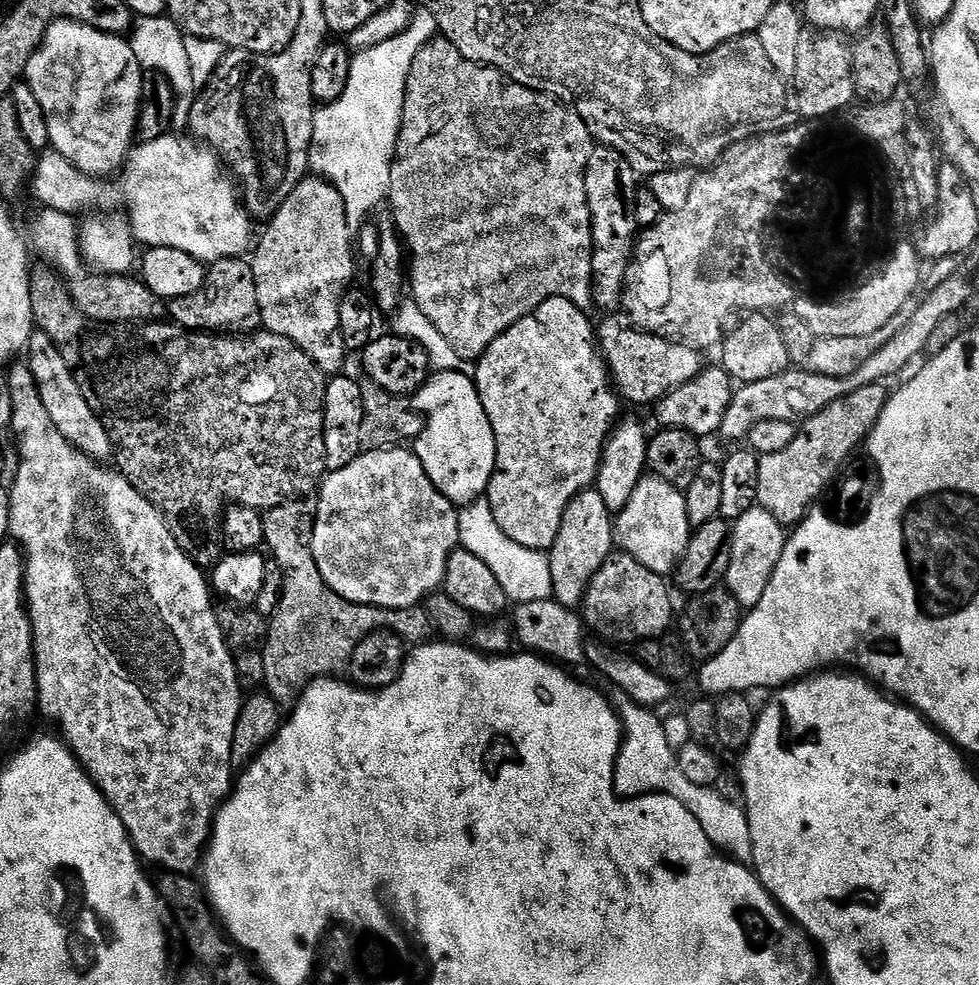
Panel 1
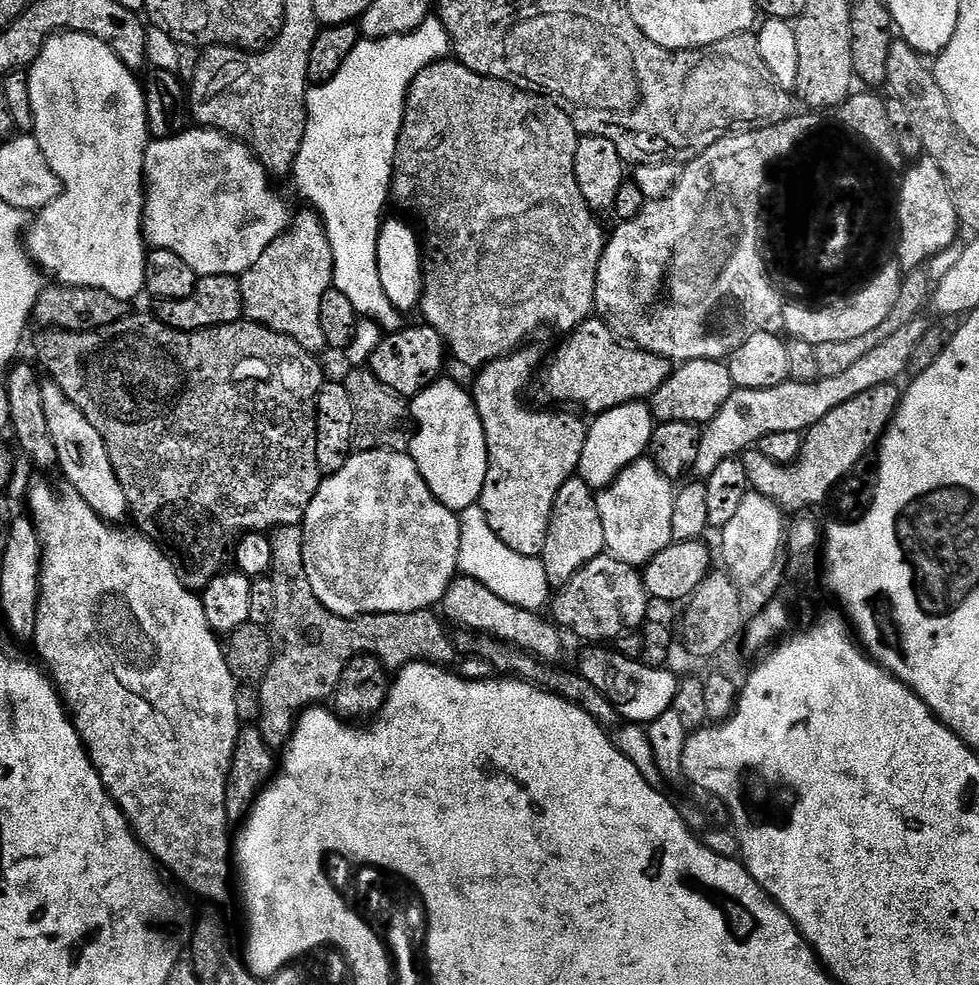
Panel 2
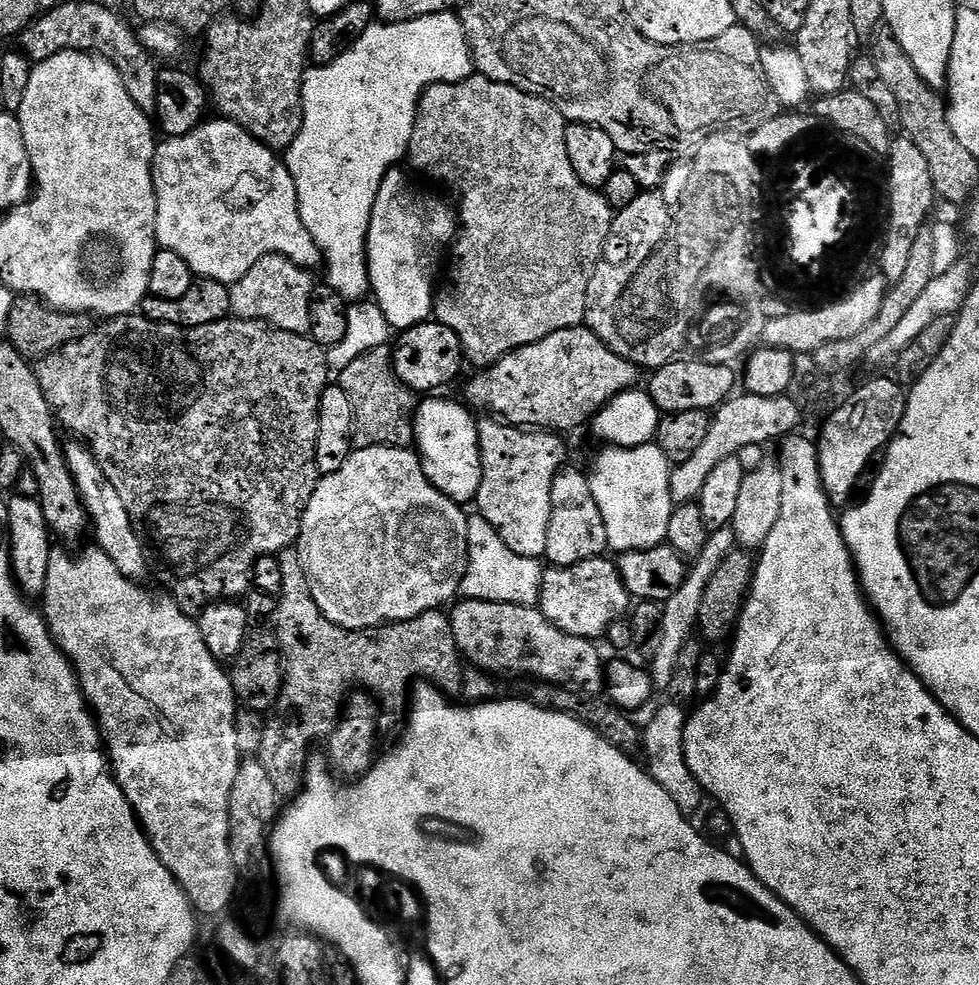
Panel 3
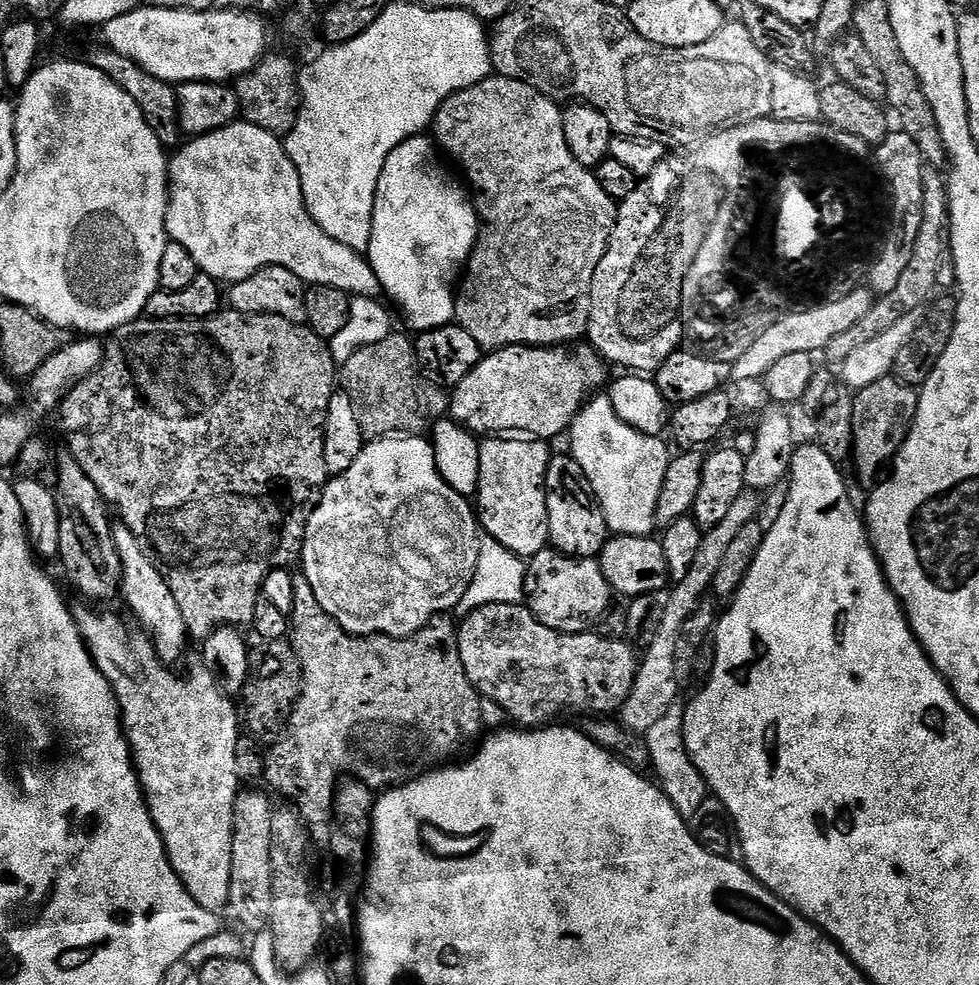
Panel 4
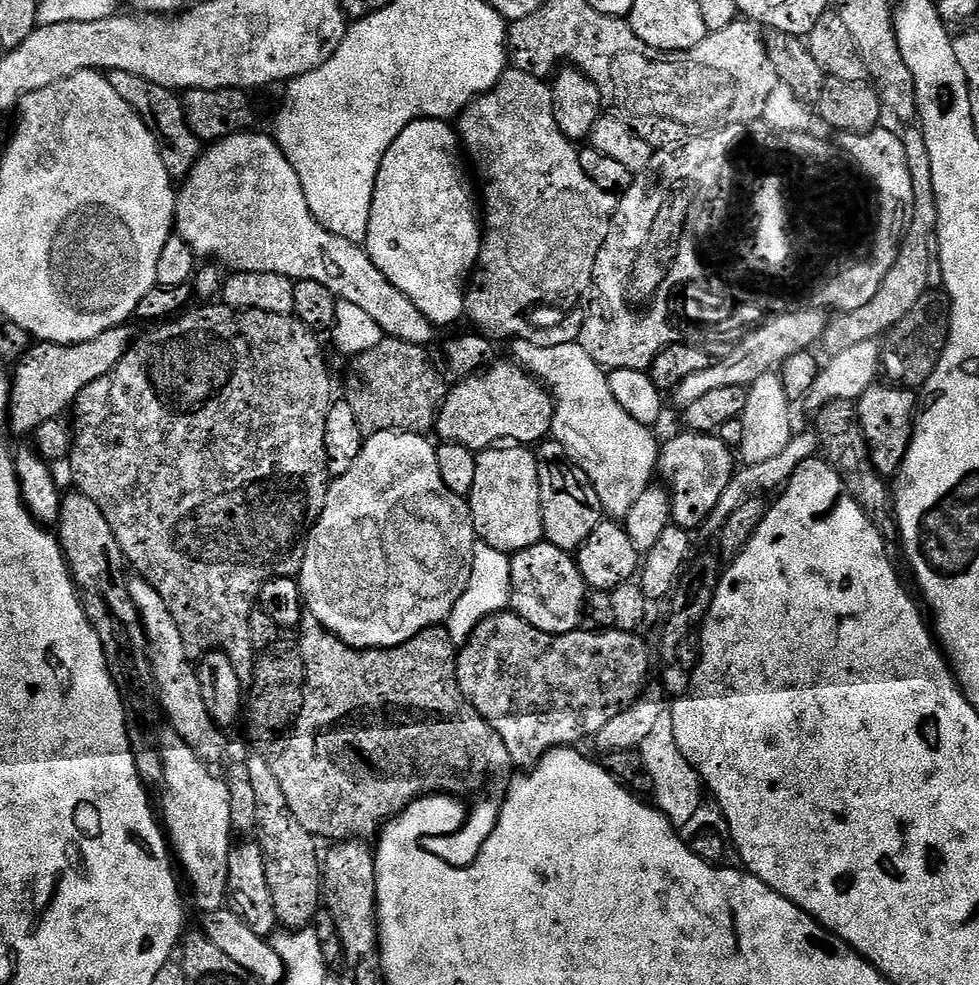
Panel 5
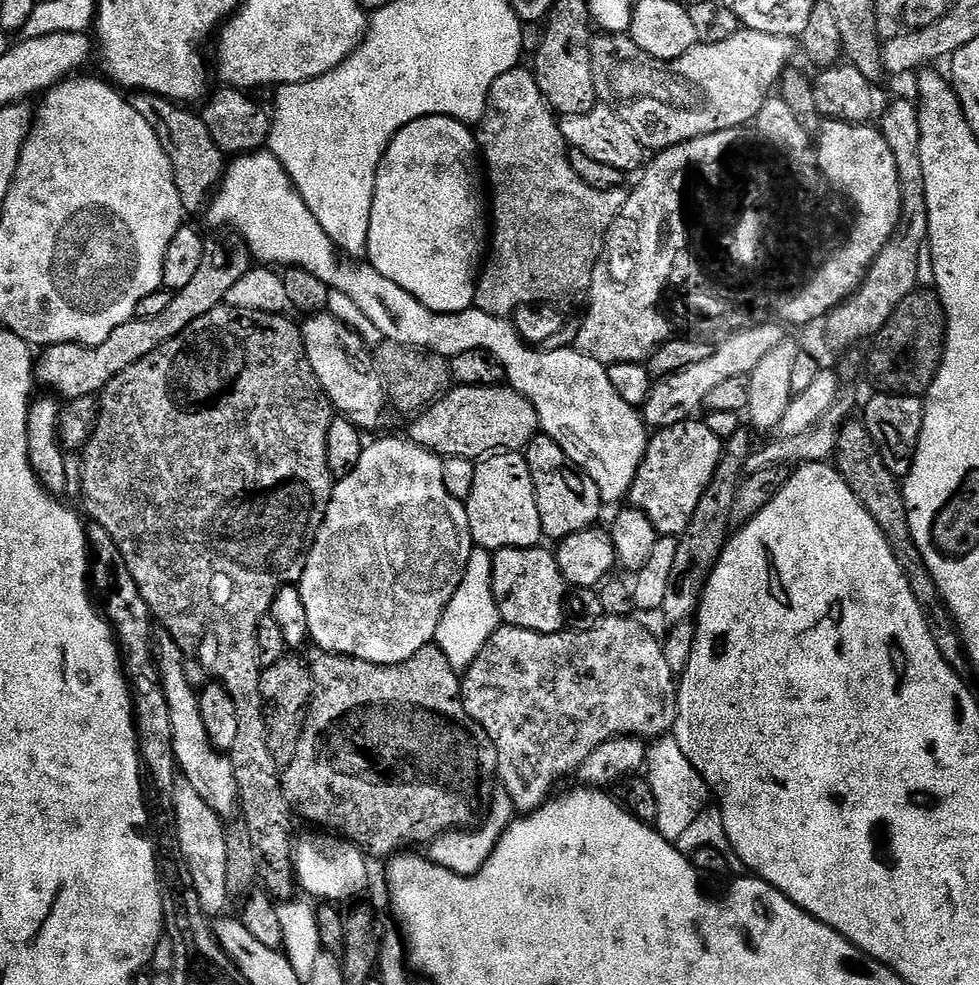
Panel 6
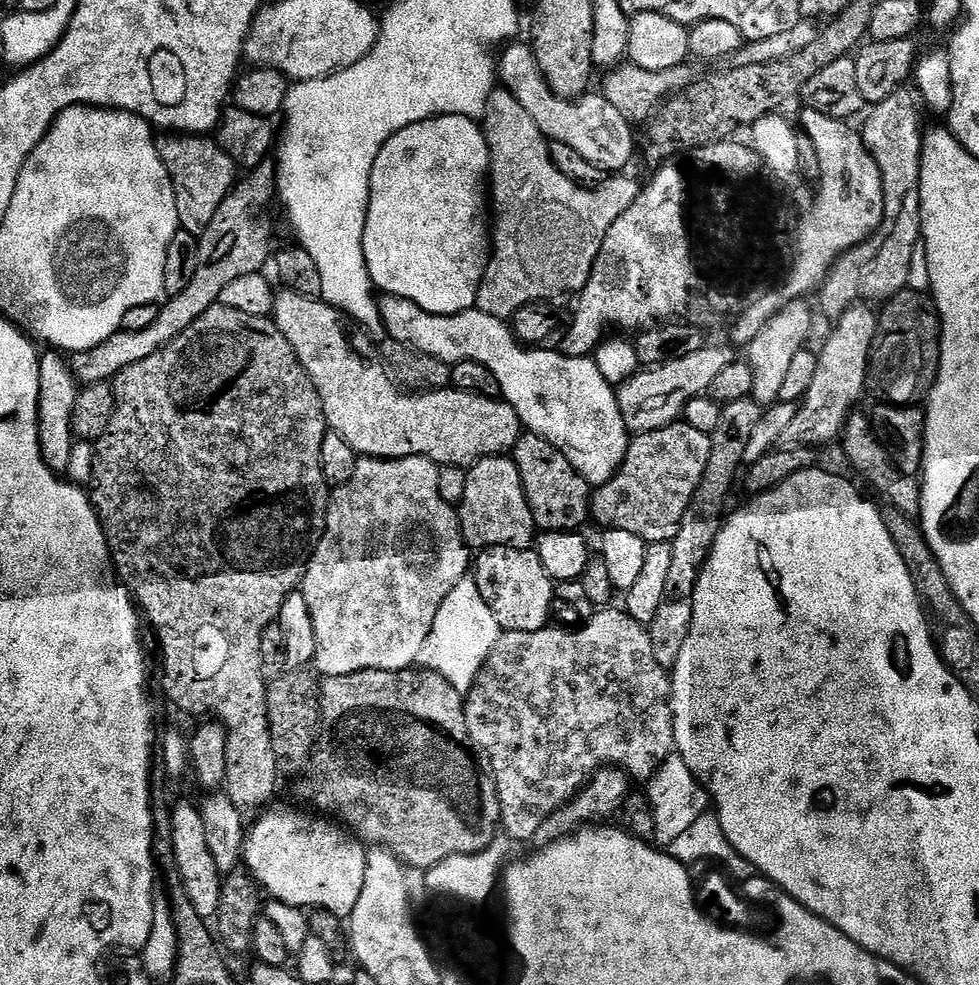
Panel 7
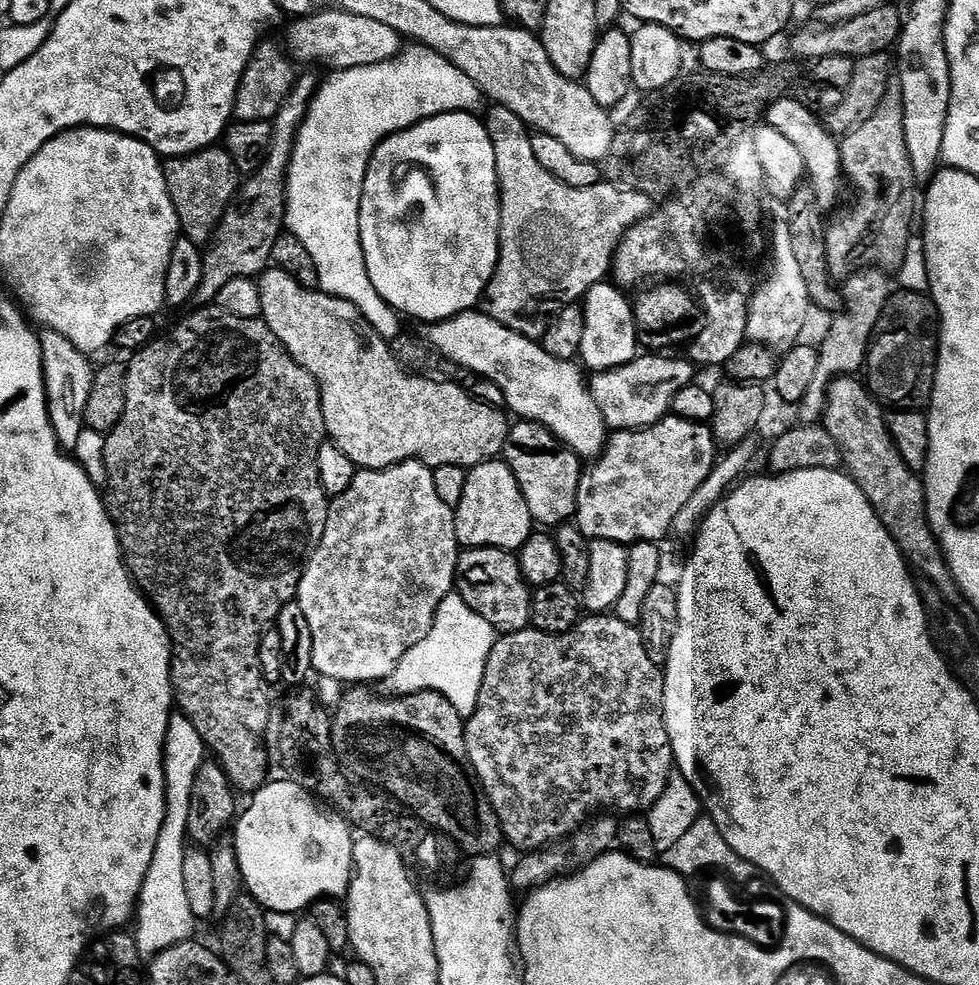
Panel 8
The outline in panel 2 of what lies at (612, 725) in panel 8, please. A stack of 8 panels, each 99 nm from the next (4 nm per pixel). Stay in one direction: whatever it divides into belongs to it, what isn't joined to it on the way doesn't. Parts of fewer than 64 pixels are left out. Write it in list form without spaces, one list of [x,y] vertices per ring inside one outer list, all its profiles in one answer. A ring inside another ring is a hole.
[[[460,574],[450,582],[442,601],[443,608],[445,612],[443,615],[449,621],[452,619],[454,623],[460,624],[456,626],[461,629],[470,632],[485,632],[502,642],[516,644],[522,650],[539,656],[541,660],[556,662],[556,659],[564,652],[563,638],[565,639],[565,637],[551,619],[543,620],[540,612],[531,612],[498,598],[498,594],[494,594],[494,590],[486,590],[486,586],[482,586],[482,582],[469,576]]]

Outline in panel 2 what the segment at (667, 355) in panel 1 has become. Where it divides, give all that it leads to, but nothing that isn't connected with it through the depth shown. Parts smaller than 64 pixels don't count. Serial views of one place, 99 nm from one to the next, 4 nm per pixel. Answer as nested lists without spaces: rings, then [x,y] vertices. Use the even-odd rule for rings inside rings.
[[[599,318],[584,320],[563,339],[556,353],[549,360],[547,357],[538,372],[541,394],[556,406],[575,406],[599,414],[618,406],[644,402],[666,382],[674,367],[673,361],[625,344]]]

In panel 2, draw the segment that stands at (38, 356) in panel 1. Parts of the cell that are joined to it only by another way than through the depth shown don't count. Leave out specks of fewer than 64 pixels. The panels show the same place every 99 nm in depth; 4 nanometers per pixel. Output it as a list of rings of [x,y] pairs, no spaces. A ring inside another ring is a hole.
[[[42,383],[42,410],[46,414],[46,427],[50,429],[50,438],[54,438],[54,450],[59,471],[64,471],[64,476],[69,487],[72,487],[84,499],[86,506],[94,510],[103,520],[120,522],[123,516],[129,515],[126,502],[126,490],[122,490],[122,482],[118,482],[118,474],[114,474],[114,466],[110,462],[110,454],[106,450],[106,442],[102,442],[102,434],[90,426],[90,418],[82,414],[57,384]]]

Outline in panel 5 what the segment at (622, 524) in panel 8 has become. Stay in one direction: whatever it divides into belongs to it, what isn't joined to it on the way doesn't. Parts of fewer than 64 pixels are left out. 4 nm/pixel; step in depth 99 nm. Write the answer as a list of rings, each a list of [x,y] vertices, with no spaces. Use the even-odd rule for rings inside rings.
[[[687,430],[681,433],[681,436],[672,436],[668,441],[663,441],[658,476],[665,480],[666,491],[672,497],[671,523],[678,528],[700,530],[706,518],[710,518],[714,506],[718,506],[718,498],[722,498],[726,486],[730,486],[738,460],[733,449],[720,441],[719,435]]]

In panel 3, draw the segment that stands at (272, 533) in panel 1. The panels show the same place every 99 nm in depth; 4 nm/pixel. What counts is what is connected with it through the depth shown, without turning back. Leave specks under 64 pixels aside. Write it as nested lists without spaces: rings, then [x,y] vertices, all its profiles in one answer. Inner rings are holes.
[[[295,547],[285,548],[279,553],[278,559],[282,566],[282,586],[276,601],[274,635],[284,658],[284,686],[278,705],[280,717],[274,722],[266,723],[258,759],[262,766],[266,766],[266,774],[269,775],[270,782],[274,782],[274,790],[278,795],[281,798],[295,798],[300,795],[305,769],[314,752],[312,747],[320,739],[321,743],[331,736],[341,719],[345,699],[353,689],[372,693],[378,698],[385,713],[400,712],[403,708],[405,711],[410,700],[410,689],[417,682],[434,684],[445,694],[458,691],[464,684],[465,665],[454,642],[451,619],[443,611],[418,614],[418,618],[397,620],[395,624],[382,624],[379,628],[343,628],[330,622],[330,618],[322,614],[318,602],[314,602],[306,570],[302,570],[300,555],[296,553]]]

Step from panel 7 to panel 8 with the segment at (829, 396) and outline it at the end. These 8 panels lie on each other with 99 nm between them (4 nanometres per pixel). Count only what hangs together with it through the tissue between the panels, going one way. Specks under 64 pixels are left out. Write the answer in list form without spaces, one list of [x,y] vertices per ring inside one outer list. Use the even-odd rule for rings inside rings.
[[[865,270],[856,273],[850,279],[843,281],[843,311],[835,317],[836,320],[828,328],[824,341],[819,341],[820,357],[818,358],[818,370],[814,374],[814,382],[810,390],[806,390],[806,398],[802,398],[798,405],[801,424],[817,423],[824,415],[828,388],[832,381],[840,376],[851,376],[859,373],[865,367],[868,358],[868,346],[872,343],[880,315],[888,305],[889,298],[894,295],[894,284],[887,280],[885,273],[880,270]]]

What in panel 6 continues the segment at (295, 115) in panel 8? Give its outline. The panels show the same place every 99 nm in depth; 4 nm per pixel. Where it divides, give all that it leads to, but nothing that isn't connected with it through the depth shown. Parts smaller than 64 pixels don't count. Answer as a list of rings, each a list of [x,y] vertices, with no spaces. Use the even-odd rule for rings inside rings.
[[[235,234],[225,236],[228,236],[225,240],[205,239],[198,274],[194,274],[194,279],[173,295],[170,306],[166,306],[166,310],[162,310],[158,318],[127,320],[125,324],[118,326],[118,330],[114,330],[114,334],[110,334],[110,338],[106,338],[106,342],[98,342],[98,346],[47,345],[41,351],[44,352],[41,356],[39,353],[34,364],[34,376],[39,387],[41,384],[44,390],[55,394],[61,401],[96,396],[103,392],[105,386],[114,378],[118,378],[118,374],[122,374],[126,366],[134,366],[134,362],[158,350],[162,342],[170,342],[170,338],[178,338],[178,334],[182,334],[186,326],[198,322],[202,314],[210,314],[210,310],[221,307],[230,286],[236,285],[238,278],[242,278],[242,274],[246,274],[254,264],[252,253],[248,251],[247,244],[239,236]]]

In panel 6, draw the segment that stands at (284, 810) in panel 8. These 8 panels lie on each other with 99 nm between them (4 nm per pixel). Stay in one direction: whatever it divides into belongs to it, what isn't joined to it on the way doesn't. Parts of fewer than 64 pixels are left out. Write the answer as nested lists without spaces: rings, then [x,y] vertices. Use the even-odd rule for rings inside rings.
[[[316,834],[309,840],[299,841],[294,852],[296,883],[320,902],[352,900],[368,884],[368,864],[363,852],[356,845],[335,834]]]

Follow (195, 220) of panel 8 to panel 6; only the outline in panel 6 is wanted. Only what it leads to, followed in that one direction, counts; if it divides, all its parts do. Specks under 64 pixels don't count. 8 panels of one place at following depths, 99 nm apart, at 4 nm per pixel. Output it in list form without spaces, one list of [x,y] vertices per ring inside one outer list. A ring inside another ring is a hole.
[[[137,92],[131,97],[134,110],[150,122],[150,130],[158,134],[158,142],[162,142],[162,150],[166,150],[166,158],[170,158],[172,173],[178,186],[178,198],[182,198],[185,213],[203,213],[214,189],[224,178],[226,167],[225,153],[210,138],[210,130],[206,130],[203,115],[192,113],[193,109],[181,106],[175,100],[167,100],[164,96],[154,96],[150,92]]]

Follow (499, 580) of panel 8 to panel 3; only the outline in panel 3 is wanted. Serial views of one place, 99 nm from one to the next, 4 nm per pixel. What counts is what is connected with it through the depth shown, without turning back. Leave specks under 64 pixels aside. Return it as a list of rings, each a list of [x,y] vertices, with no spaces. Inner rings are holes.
[[[595,556],[569,568],[549,567],[540,577],[540,612],[566,634],[591,641],[595,641],[596,636],[603,637],[615,620],[625,619],[624,611],[630,608],[628,603],[630,597],[617,565],[604,556]]]

